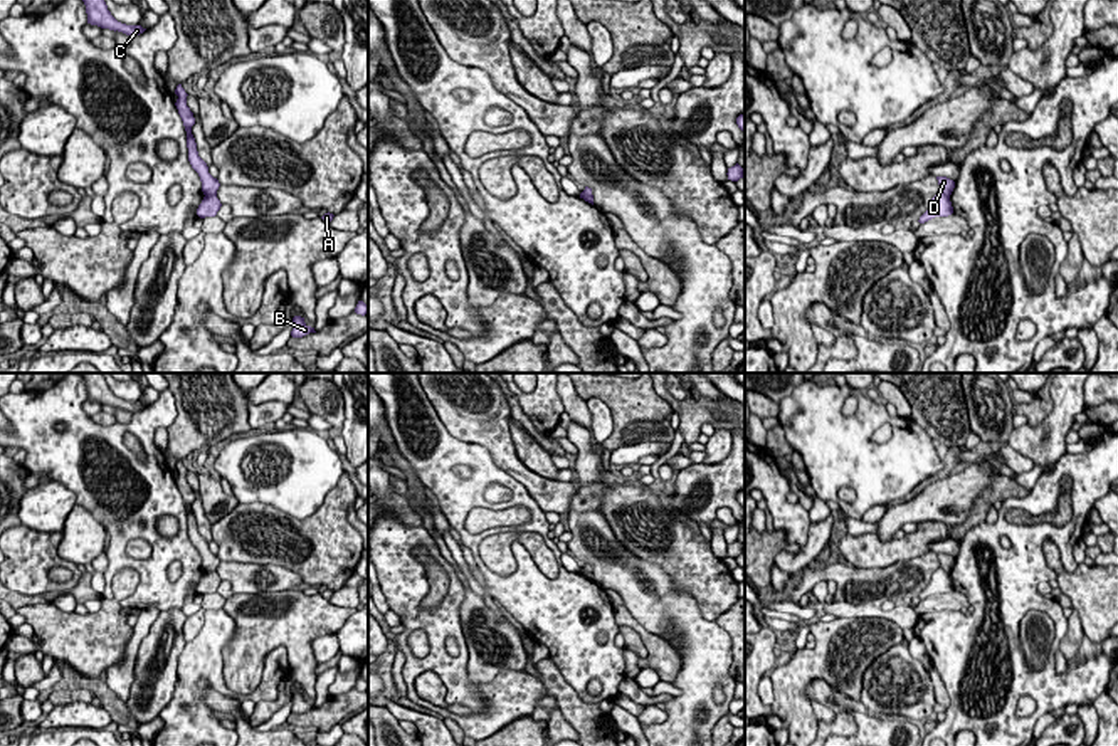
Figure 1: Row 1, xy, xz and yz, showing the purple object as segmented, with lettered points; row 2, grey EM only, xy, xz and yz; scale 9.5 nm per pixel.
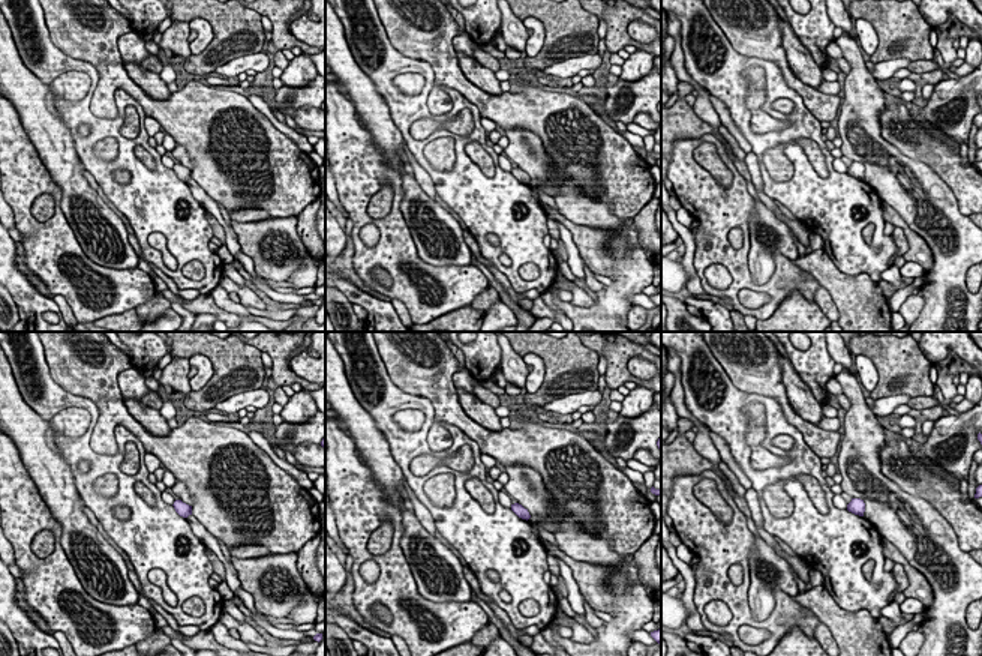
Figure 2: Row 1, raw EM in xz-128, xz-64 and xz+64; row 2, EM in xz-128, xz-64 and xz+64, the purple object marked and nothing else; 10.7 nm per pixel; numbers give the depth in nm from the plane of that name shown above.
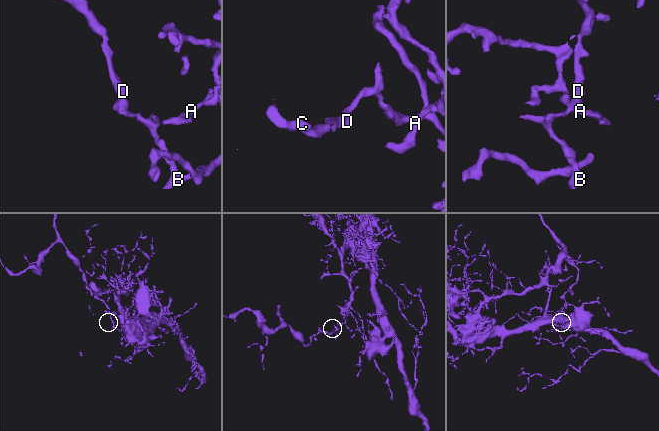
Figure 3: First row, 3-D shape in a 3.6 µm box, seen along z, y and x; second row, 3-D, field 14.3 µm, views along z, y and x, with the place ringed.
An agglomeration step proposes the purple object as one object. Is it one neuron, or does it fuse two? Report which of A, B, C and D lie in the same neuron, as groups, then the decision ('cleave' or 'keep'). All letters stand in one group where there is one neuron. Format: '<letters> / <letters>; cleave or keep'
A B / C D; cleave

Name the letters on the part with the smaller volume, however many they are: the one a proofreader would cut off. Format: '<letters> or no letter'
C, D

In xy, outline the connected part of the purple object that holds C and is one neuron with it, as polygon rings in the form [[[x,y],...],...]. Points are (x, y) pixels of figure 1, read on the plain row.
[[[81,373],[86,381],[87,390],[87,400],[98,402],[101,405],[118,407],[131,415],[143,410],[146,405],[141,402],[126,402],[118,398],[111,388],[108,386],[108,381],[103,373]]]

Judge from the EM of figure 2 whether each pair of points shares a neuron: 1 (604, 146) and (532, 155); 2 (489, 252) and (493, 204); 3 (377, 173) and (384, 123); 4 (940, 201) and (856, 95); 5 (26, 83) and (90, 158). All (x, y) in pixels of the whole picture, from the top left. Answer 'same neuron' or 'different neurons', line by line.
1: different neurons
2: same neuron
3: different neurons
4: same neuron
5: different neurons

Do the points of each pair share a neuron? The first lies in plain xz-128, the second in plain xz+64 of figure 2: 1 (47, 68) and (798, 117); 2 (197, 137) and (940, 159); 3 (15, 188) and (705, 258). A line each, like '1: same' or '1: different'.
1: same
2: same
3: same

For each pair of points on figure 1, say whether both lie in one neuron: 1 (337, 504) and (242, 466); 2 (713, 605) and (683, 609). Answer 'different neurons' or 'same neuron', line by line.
1: different neurons
2: different neurons

